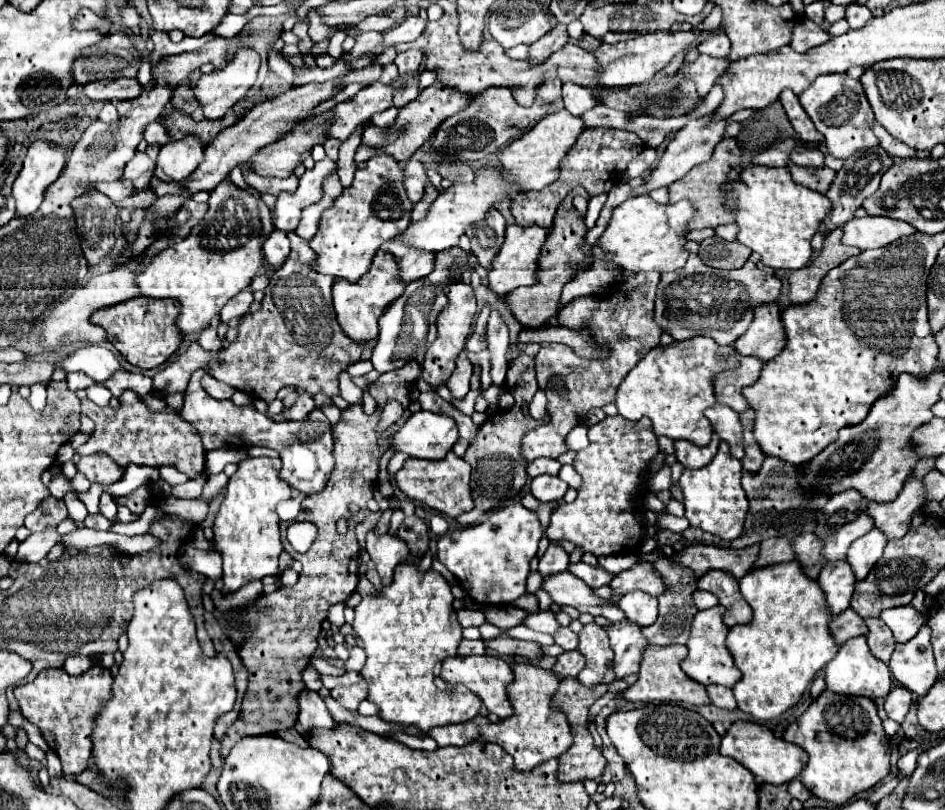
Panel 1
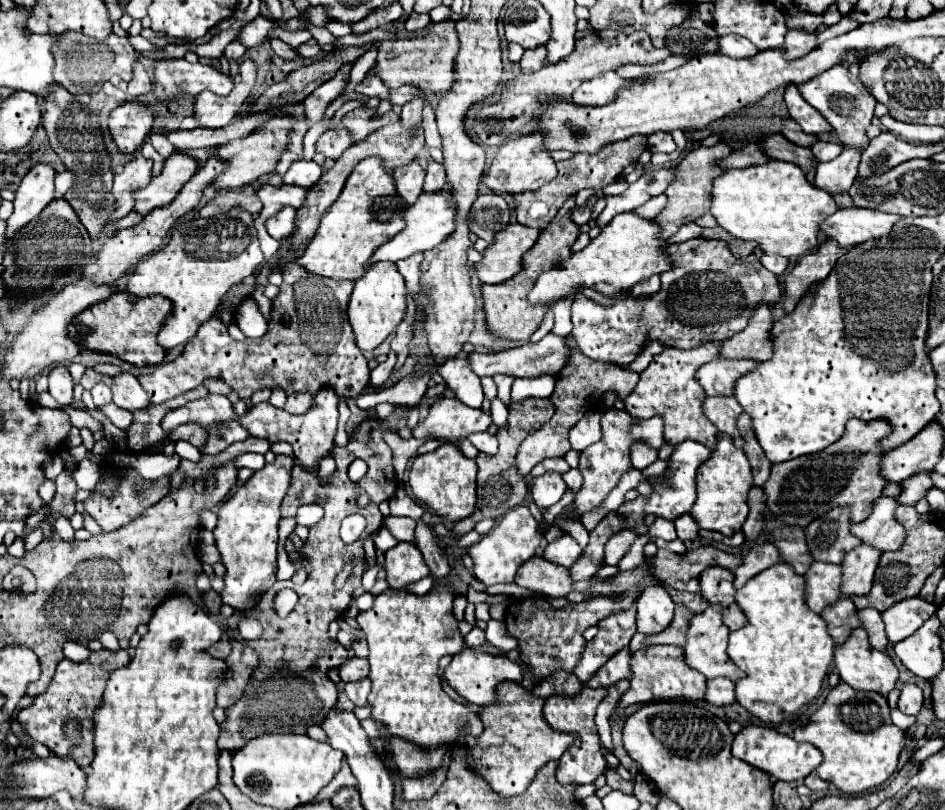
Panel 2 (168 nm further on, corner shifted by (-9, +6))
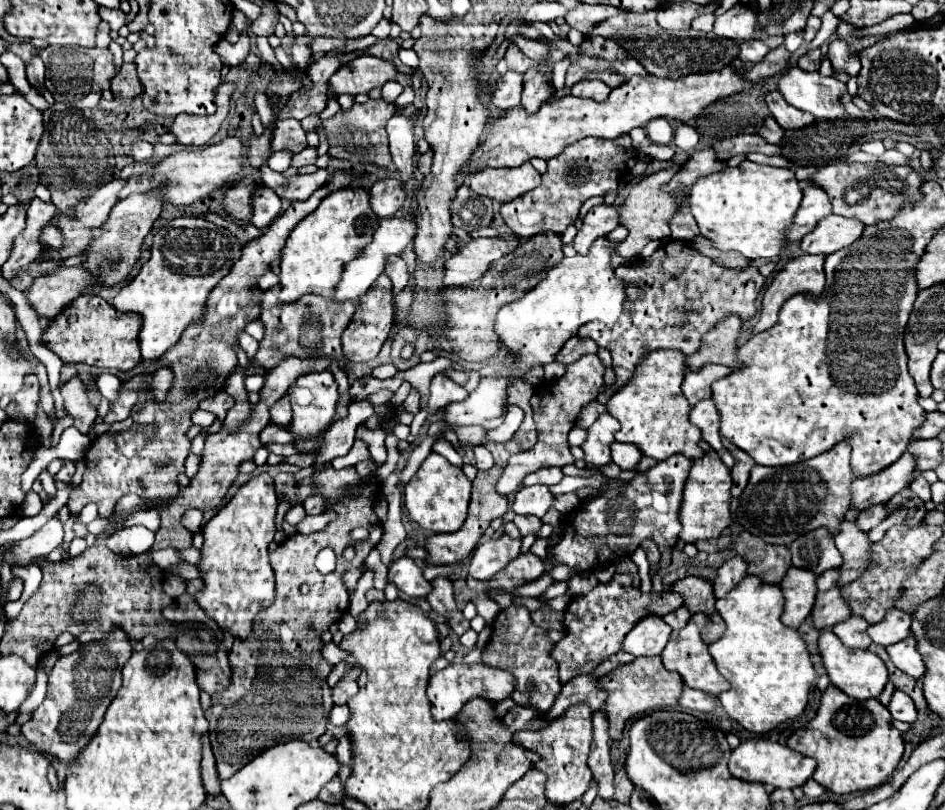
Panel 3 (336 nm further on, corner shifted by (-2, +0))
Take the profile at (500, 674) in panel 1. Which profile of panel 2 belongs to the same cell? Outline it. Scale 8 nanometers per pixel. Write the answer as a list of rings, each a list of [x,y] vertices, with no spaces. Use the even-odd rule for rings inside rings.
[[[464,649],[452,657],[452,663],[444,669],[446,683],[468,703],[474,705],[490,705],[496,701],[496,685],[502,681],[520,683],[524,679],[522,667],[502,655],[484,653],[482,649]]]

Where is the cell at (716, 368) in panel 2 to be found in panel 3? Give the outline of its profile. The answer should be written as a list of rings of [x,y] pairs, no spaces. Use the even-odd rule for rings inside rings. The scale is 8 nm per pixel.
[[[707,365],[701,371],[689,371],[683,381],[683,395],[691,405],[695,405],[701,399],[711,399],[711,385],[723,377],[727,377],[733,369],[725,365]]]

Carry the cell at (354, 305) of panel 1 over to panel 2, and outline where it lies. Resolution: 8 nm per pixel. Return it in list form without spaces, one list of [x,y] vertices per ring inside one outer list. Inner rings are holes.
[[[376,263],[354,283],[350,297],[350,325],[360,351],[374,351],[390,333],[396,331],[406,315],[406,287],[394,263]]]

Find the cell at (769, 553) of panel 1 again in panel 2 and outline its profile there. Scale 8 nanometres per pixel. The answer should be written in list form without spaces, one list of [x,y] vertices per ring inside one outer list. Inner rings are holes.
[[[764,541],[764,543],[754,545],[754,547],[746,553],[742,565],[734,571],[734,587],[736,587],[736,589],[744,587],[744,583],[746,583],[748,579],[752,579],[756,573],[760,573],[760,571],[776,565],[778,561],[780,561],[780,555],[778,555],[778,551],[776,551],[776,547],[774,547],[772,543]]]

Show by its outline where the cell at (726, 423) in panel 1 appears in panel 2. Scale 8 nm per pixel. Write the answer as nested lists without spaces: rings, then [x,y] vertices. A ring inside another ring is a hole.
[[[706,397],[702,403],[702,413],[718,427],[720,433],[730,435],[736,447],[744,445],[744,439],[736,429],[736,417],[742,413],[742,407],[734,397]]]

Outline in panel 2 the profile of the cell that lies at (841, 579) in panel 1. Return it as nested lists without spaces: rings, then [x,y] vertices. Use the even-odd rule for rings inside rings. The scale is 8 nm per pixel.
[[[814,561],[812,567],[808,569],[808,575],[804,575],[804,579],[806,579],[806,603],[814,613],[820,613],[824,607],[834,605],[842,597],[840,565]]]

